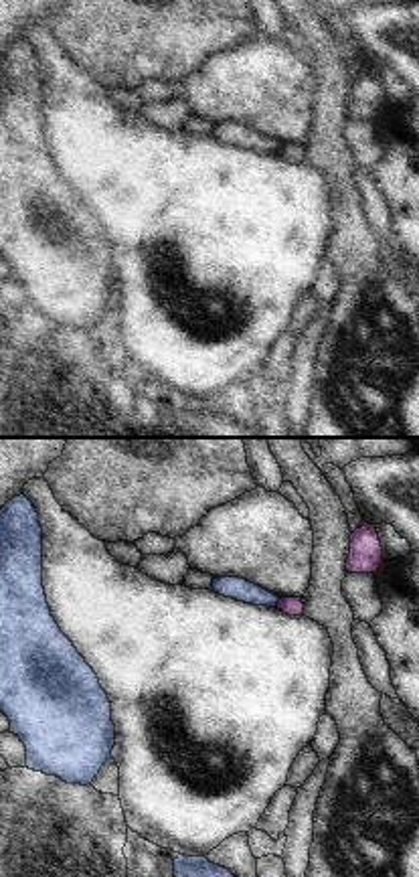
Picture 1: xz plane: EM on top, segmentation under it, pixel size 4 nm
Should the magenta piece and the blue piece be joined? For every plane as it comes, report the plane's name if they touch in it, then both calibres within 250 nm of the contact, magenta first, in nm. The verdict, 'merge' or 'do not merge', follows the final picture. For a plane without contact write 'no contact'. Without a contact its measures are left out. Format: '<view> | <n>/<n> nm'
xz | 80/90 nm

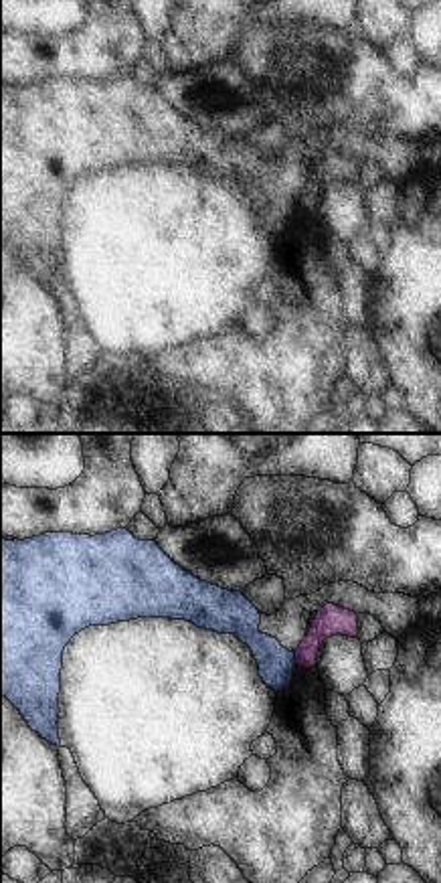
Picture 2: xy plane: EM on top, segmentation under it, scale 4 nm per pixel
xy | 120/140 nm

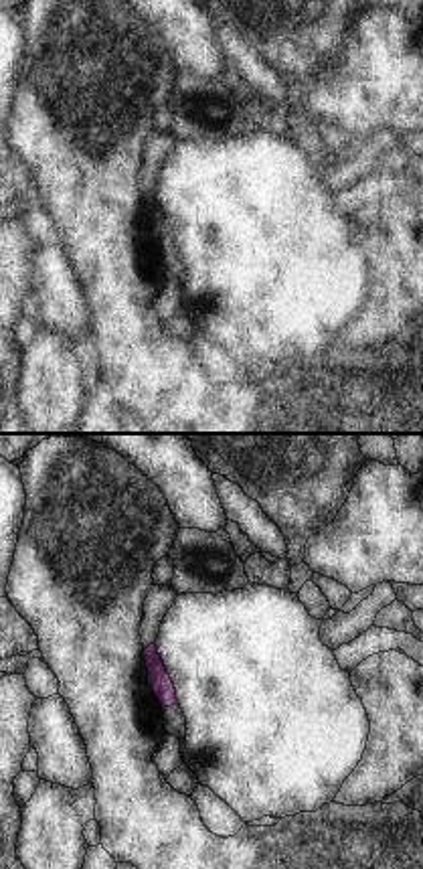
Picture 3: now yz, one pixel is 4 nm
no contact

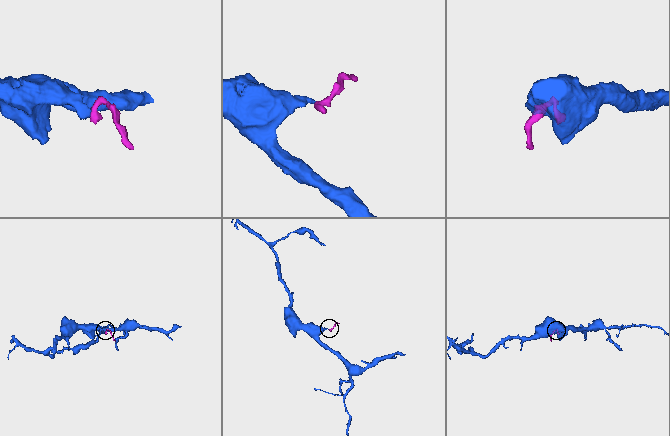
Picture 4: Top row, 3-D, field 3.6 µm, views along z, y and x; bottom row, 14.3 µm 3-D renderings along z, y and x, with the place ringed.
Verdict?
do not merge

